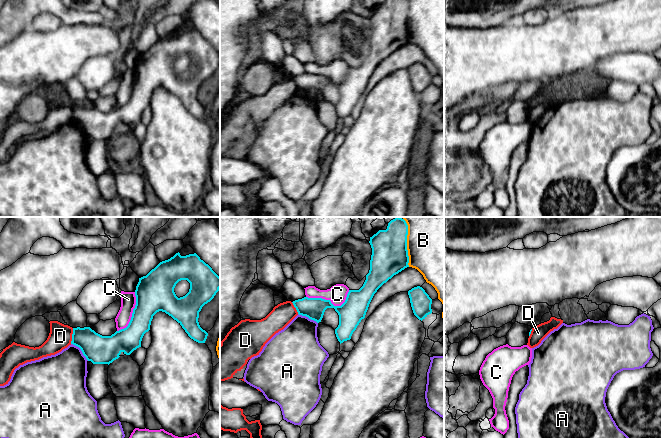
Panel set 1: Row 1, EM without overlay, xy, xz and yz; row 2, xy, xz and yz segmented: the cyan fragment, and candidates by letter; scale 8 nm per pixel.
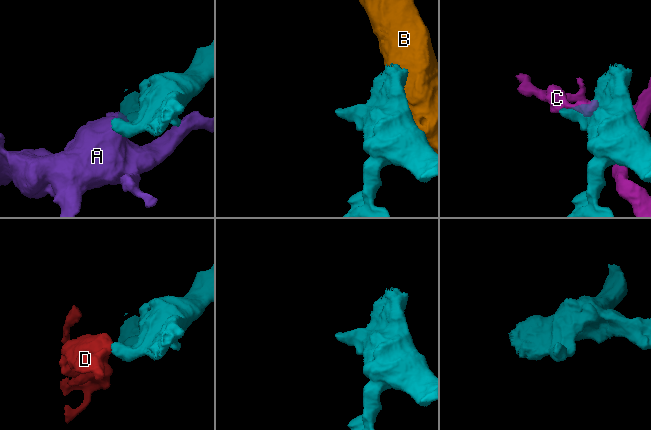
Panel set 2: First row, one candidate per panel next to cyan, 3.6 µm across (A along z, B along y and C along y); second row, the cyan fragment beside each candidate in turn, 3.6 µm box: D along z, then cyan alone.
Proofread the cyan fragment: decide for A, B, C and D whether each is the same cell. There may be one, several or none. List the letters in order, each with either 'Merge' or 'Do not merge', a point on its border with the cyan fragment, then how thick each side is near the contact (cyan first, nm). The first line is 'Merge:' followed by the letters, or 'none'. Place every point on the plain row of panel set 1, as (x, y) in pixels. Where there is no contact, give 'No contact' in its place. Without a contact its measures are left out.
Merge: none
A: Do not merge. Touches cyan at xy (81, 126). Thickness 240 nm (cyan) against 360 nm
B: Do not merge. Touches cyan at xz (406, 21). Thickness 280 nm (cyan) against 440 nm
C: Do not merge. Touches cyan at xz (330, 77). Thickness 200 nm (cyan) against 150 nm
D: Do not merge. Touches cyan at xy (72, 112). Thickness 240 nm (cyan) against 190 nm

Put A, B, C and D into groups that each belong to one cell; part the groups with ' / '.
A / B / C / D

